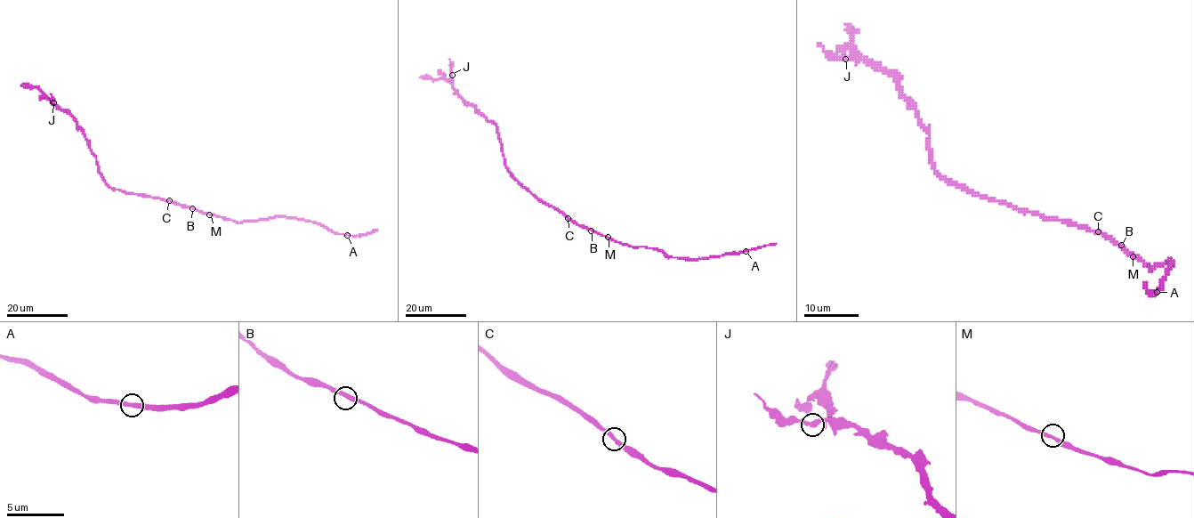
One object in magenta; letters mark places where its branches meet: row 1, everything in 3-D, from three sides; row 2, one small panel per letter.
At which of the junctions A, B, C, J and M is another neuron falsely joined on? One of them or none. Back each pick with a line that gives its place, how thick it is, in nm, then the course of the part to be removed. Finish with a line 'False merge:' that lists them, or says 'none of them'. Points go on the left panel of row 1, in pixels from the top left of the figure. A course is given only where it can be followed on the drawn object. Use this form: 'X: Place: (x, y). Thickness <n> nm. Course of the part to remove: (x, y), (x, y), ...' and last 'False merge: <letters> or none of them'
False merge: none of them

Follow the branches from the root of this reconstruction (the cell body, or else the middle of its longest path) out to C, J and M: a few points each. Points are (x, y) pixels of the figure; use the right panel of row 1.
C: (1084, 227), (1098, 231)
J: (1084, 227), (1020, 213), (950, 184), (935, 169), (929, 133), (897, 81), (863, 58), (845, 59)
M: (1084, 227), (1108, 237), (1133, 256)

